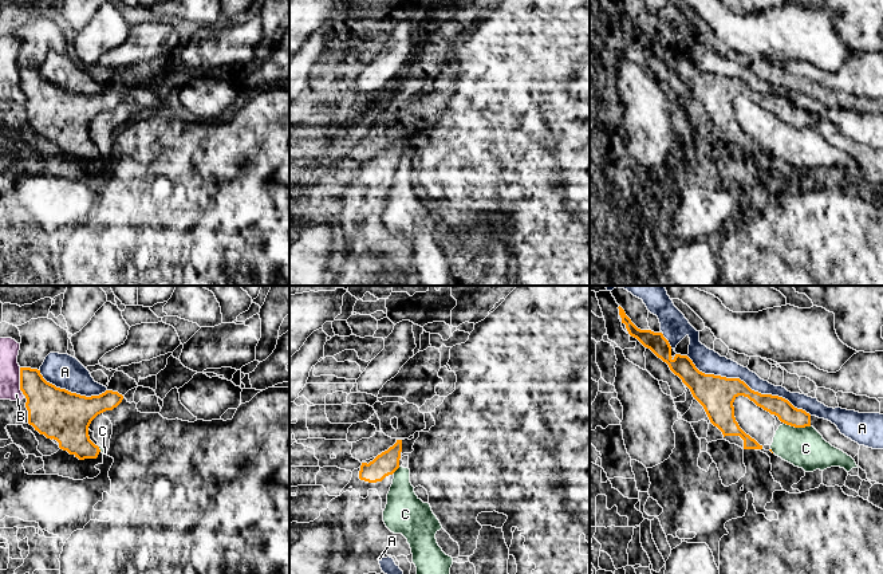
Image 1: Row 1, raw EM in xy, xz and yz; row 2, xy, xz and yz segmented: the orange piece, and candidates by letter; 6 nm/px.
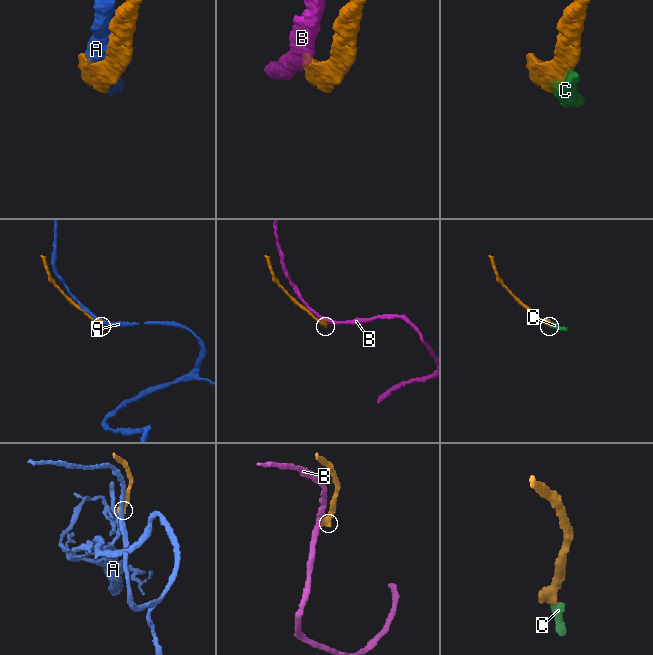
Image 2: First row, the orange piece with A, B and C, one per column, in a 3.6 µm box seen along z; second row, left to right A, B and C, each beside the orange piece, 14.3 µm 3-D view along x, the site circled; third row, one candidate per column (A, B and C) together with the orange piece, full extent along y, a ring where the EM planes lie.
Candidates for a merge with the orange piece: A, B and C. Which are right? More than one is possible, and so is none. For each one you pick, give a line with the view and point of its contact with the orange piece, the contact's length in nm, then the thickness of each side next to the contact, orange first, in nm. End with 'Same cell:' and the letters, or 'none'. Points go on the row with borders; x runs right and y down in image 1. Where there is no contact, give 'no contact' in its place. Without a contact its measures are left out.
Same cell: none

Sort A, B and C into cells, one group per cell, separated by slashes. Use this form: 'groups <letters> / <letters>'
groups A / B / C

